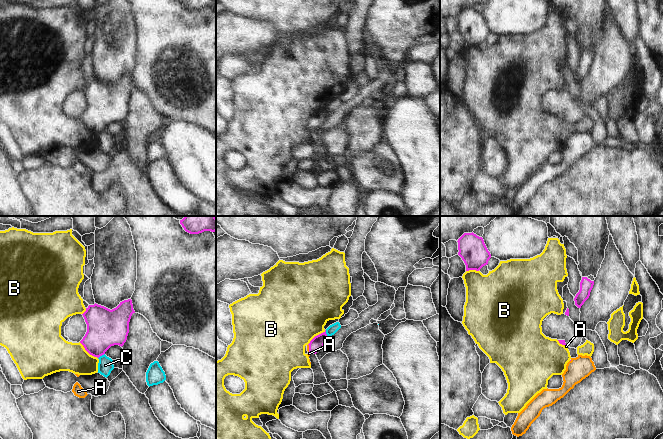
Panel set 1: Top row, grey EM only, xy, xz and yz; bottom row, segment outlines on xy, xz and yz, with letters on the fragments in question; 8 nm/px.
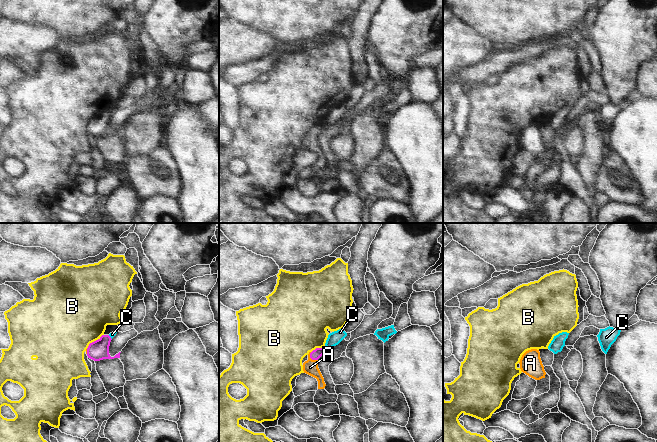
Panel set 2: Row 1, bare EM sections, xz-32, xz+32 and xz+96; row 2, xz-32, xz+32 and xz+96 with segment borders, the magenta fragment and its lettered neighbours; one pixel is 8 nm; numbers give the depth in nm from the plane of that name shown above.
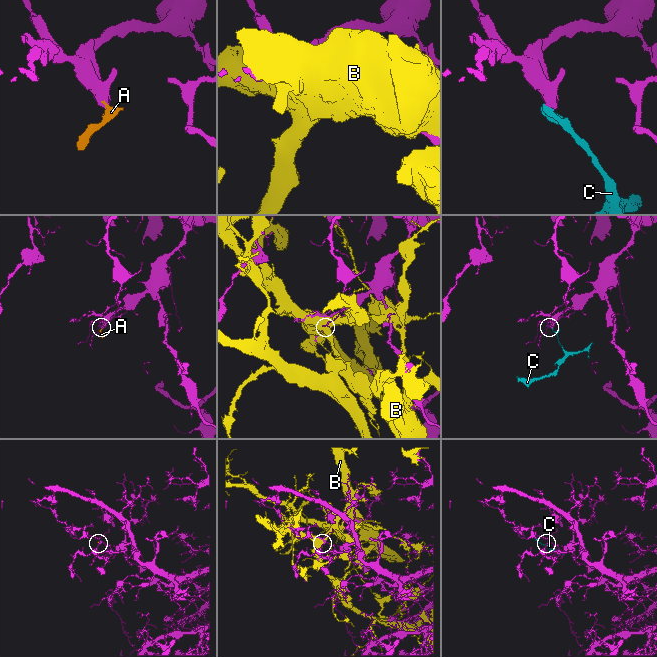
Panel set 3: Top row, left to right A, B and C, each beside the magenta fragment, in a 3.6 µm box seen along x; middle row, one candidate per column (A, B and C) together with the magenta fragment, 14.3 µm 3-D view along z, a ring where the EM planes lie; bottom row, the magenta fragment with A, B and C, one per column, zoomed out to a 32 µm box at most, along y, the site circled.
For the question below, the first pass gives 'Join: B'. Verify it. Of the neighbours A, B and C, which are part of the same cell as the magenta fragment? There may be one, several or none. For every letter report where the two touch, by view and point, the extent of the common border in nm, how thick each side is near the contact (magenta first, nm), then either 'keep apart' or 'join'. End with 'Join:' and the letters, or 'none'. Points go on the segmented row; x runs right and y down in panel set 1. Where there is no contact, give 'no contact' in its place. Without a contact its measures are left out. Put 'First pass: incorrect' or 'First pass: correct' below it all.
A: xz (309, 349) | 80 nm | 110/20 nm | join
B: xz (317, 335) | 190 nm | 110/500 nm | keep apart
C: xz (326, 334) | 70 nm | 110/80 nm | keep apart
Join: A
First pass: incorrect

